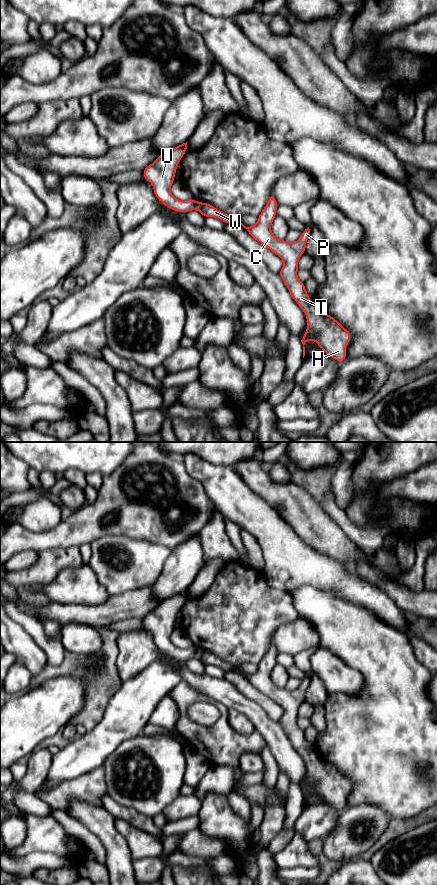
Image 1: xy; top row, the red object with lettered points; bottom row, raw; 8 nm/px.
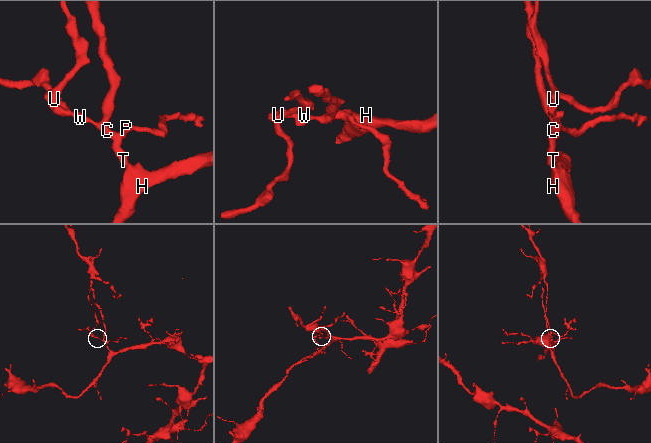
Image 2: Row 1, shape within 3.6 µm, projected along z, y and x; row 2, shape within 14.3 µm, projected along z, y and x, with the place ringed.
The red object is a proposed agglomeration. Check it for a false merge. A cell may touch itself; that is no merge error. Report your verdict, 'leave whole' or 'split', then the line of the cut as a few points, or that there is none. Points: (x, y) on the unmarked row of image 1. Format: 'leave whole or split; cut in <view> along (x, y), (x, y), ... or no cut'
split; cut in xy along (202, 651), (199, 658)

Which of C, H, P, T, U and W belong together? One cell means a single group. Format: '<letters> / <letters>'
C H P T W / U

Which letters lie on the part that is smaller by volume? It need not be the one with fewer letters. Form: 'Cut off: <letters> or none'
Cut off: U

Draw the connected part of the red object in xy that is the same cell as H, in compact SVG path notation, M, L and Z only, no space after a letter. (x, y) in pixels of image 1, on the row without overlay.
M271 641L266 654L258 664L258 670L250 675L244 674L240 669L235 669L230 663L218 658L209 651L202 651L200 660L205 666L215 665L222 668L226 673L230 671L239 671L248 679L252 686L270 697L283 708L284 713L280 718L279 723L287 734L291 744L303 758L307 766L307 779L304 781L303 787L301 788L303 792L303 806L305 804L305 791L307 789L314 788L319 793L319 796L322 797L327 803L332 805L334 808L343 811L347 803L346 793L351 788L350 780L345 777L336 767L322 760L316 752L309 748L309 743L306 740L305 732L297 725L297 719L299 718L298 708L302 702L305 701L306 691L310 683L310 677L309 675L305 677L301 681L299 687L294 691L289 691L285 688L278 688L271 679L271 672L276 665L277 655L278 651L275 648L274 642Z

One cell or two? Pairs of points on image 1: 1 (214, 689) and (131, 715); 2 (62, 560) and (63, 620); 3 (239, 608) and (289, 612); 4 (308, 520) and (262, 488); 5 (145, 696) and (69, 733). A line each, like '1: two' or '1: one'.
1: two
2: two
3: one
4: one
5: two

